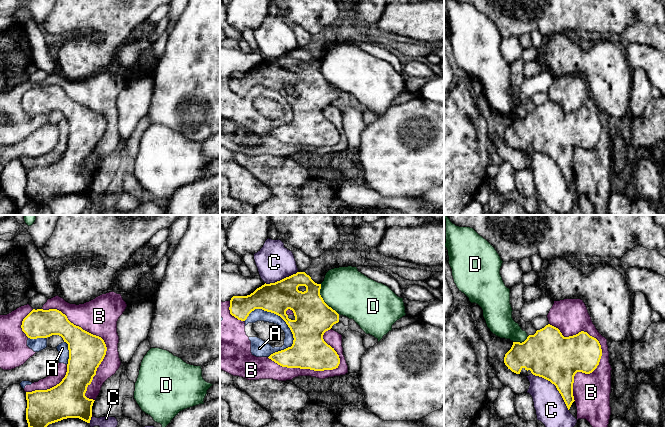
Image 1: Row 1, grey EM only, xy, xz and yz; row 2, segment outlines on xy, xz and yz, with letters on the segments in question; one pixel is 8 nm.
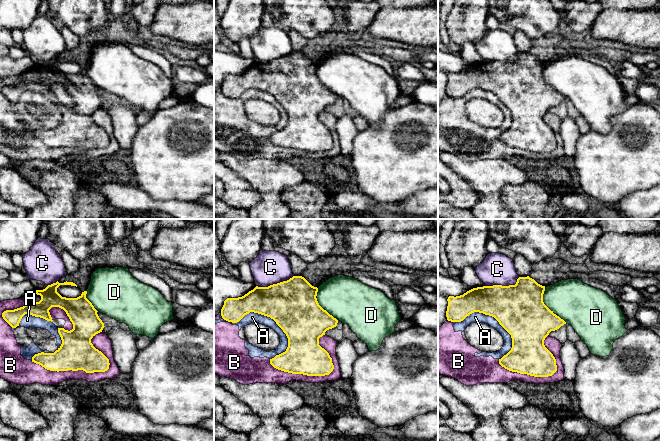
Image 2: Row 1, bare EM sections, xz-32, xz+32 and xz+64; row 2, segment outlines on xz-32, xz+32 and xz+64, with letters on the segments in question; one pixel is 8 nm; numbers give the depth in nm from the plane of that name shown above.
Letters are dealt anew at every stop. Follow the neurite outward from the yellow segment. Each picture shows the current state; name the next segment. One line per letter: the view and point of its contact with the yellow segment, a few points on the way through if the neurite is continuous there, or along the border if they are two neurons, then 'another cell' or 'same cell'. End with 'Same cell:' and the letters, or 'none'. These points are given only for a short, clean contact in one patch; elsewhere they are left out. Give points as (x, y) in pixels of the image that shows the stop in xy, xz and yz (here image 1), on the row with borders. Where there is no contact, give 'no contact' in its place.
A: contact xz (275, 313); another cell
B: contact xy (103, 341); another cell
C: contact yz (556, 387); another cell
D: contact xz (323, 300); another cell
Same cell: none

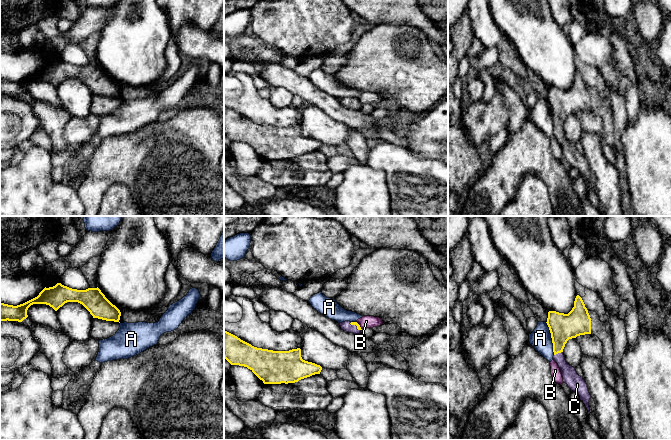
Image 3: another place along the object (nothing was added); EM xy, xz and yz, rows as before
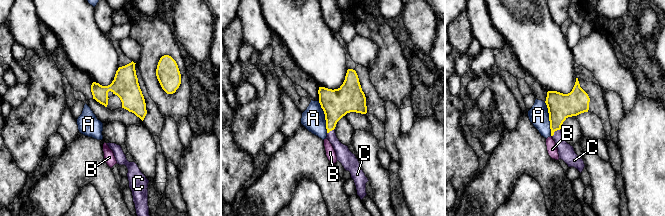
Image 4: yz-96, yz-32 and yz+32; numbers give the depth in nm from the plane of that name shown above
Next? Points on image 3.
A: contact yz (551, 337); border yz (545, 322), (550, 333), (554, 354); another cell
B: contact xz (359, 325); border xz (356, 321), (361, 329); another cell
C: contact yz (558, 352); way yz (563, 327), (559, 337), (558, 352), (558, 357), (570, 377); same cell
Same cell: C

